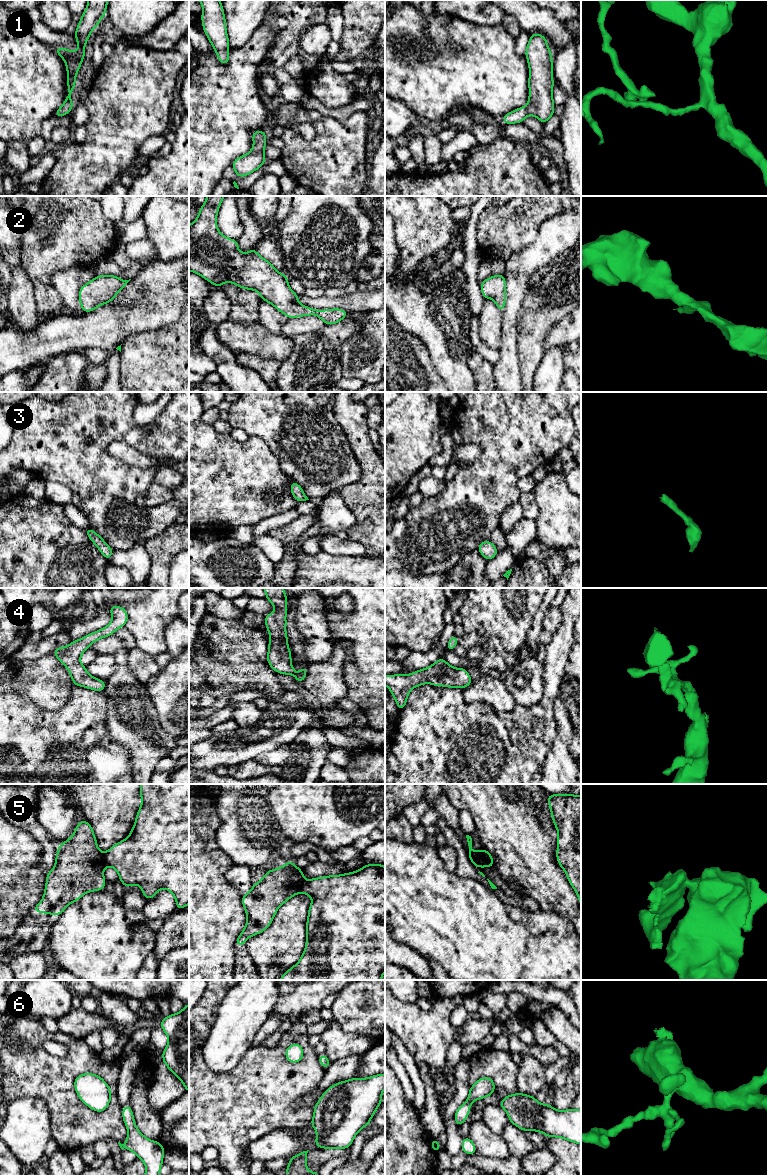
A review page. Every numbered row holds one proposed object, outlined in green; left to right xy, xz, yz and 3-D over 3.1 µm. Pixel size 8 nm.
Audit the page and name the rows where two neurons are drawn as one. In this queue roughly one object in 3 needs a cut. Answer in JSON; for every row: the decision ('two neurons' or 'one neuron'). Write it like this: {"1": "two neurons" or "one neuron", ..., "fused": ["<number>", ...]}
{"1": "one neuron", "2": "one neuron", "3": "one neuron", "4": "one neuron", "5": "two neurons", "6": "one neuron", "fused": ["5"]}

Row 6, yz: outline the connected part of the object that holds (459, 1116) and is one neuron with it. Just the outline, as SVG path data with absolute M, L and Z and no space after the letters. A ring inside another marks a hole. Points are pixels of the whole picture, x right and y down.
M481 1077L469 1088L468 1099L457 1109L454 1119L459 1128L469 1116L471 1104L475 1100L483 1099L494 1094L495 1083L491 1077Z

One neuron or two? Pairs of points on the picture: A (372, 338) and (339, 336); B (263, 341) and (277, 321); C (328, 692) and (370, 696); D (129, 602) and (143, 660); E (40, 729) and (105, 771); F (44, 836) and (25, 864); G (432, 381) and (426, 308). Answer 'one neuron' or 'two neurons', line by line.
A: two neurons
B: two neurons
C: two neurons
D: two neurons
E: one neuron
F: two neurons
G: two neurons

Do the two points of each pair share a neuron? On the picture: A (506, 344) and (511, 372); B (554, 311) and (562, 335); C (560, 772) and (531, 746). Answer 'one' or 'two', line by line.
A: one
B: two
C: two

